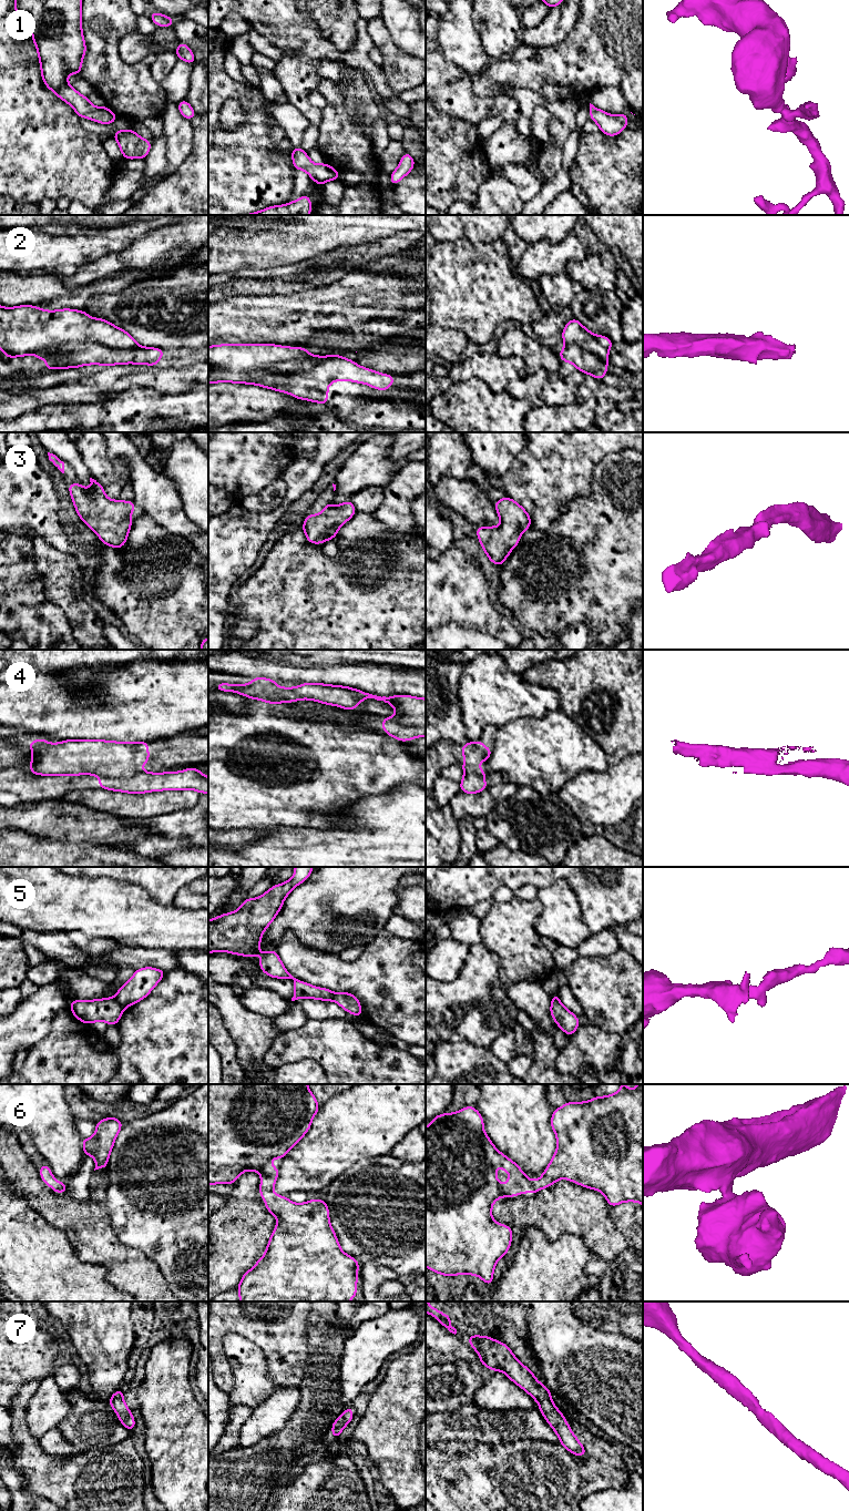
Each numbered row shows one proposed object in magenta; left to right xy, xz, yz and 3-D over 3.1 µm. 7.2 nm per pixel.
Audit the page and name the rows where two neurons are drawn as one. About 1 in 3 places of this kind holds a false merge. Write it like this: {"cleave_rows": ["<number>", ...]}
{"cleave_rows": ["2", "4", "5"]}

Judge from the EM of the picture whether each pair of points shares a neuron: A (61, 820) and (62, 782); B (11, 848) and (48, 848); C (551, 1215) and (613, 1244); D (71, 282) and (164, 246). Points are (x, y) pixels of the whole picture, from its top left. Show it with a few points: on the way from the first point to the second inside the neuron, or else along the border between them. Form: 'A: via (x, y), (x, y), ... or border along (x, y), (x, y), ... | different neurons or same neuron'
A: border along (64, 799), (43, 799), (37, 803) | different neurons
B: via (20, 848), (39, 848) | same neuron
C: via (566, 1215), (582, 1215), (597, 1231) | same neuron
D: via (94, 272), (110, 263), (141, 255) | same neuron

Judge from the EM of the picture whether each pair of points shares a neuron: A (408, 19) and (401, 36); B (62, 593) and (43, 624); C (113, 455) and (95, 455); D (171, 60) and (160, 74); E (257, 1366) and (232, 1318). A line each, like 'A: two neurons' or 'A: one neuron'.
A: one neuron
B: two neurons
C: two neurons
D: one neuron
E: two neurons

